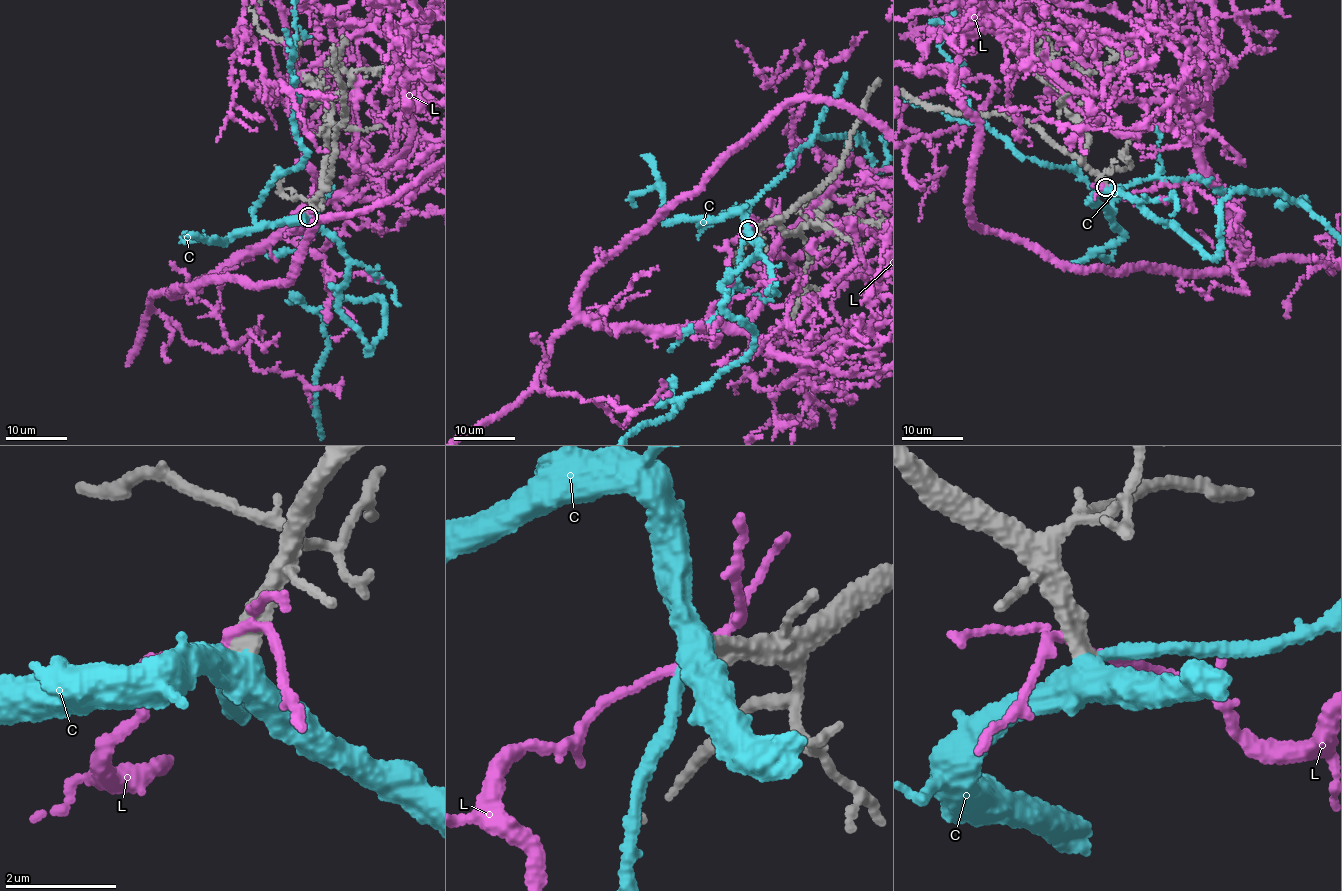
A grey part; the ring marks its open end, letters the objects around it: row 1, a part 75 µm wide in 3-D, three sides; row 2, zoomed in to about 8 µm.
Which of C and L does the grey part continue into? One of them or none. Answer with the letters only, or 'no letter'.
C

